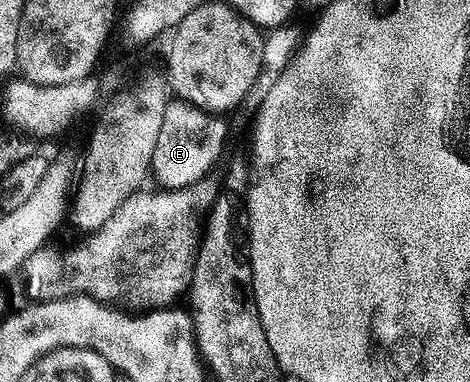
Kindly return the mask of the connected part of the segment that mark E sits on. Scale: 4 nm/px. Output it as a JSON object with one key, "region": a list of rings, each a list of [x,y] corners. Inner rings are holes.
{"region":[[[178,97],[165,105],[165,118],[161,120],[161,134],[153,149],[151,175],[163,189],[181,189],[201,181],[212,174],[215,162],[223,155],[223,146],[227,143],[229,123],[218,114],[203,111]]]}

